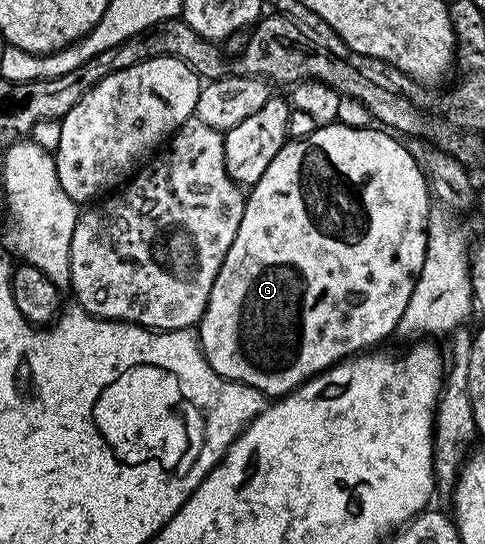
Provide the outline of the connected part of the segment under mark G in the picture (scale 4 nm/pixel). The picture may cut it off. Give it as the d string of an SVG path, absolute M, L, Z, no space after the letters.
M334 121L328 125L317 125L316 130L310 132L310 136L285 142L278 156L270 160L270 168L262 172L262 180L258 180L256 185L247 191L242 224L238 224L234 244L230 244L230 252L226 252L222 268L214 280L214 288L210 288L210 300L198 323L200 348L204 352L204 359L208 361L215 374L227 378L229 382L245 382L246 385L261 390L265 396L283 396L291 394L303 382L307 382L316 374L321 374L323 370L329 370L331 366L336 366L355 355L371 351L379 347L376 345L383 338L392 338L395 335L396 326L406 310L411 293L414 292L415 282L422 272L423 258L430 243L428 209L433 202L430 197L430 182L421 163L419 166L415 156L399 141L403 142L384 128L354 128Z

